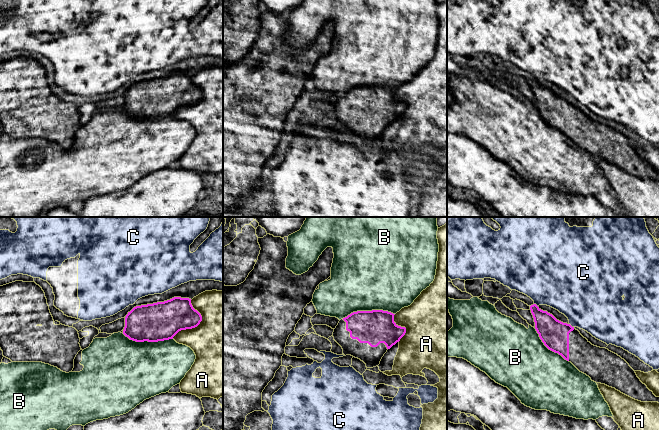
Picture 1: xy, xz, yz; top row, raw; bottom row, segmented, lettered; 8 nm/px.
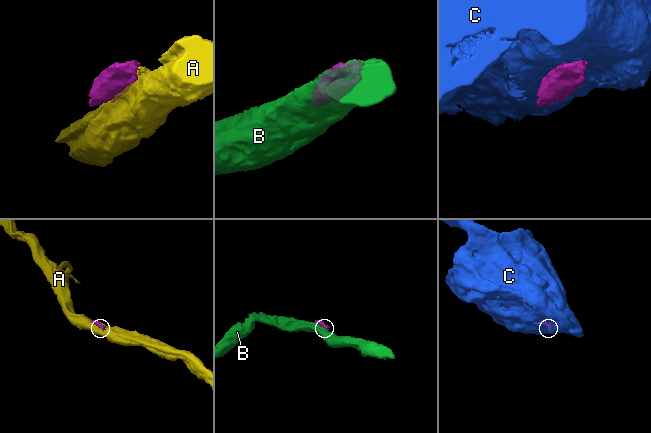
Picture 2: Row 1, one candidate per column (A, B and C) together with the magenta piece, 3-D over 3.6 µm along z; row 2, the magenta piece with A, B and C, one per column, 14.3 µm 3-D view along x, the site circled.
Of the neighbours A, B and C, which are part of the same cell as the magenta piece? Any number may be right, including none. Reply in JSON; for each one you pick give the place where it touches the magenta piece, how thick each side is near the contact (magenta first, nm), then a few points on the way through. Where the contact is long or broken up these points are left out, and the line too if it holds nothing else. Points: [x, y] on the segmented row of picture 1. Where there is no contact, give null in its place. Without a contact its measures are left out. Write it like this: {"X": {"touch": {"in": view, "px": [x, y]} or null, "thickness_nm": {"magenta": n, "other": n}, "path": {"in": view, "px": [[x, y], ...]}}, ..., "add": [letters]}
{"add": []}

